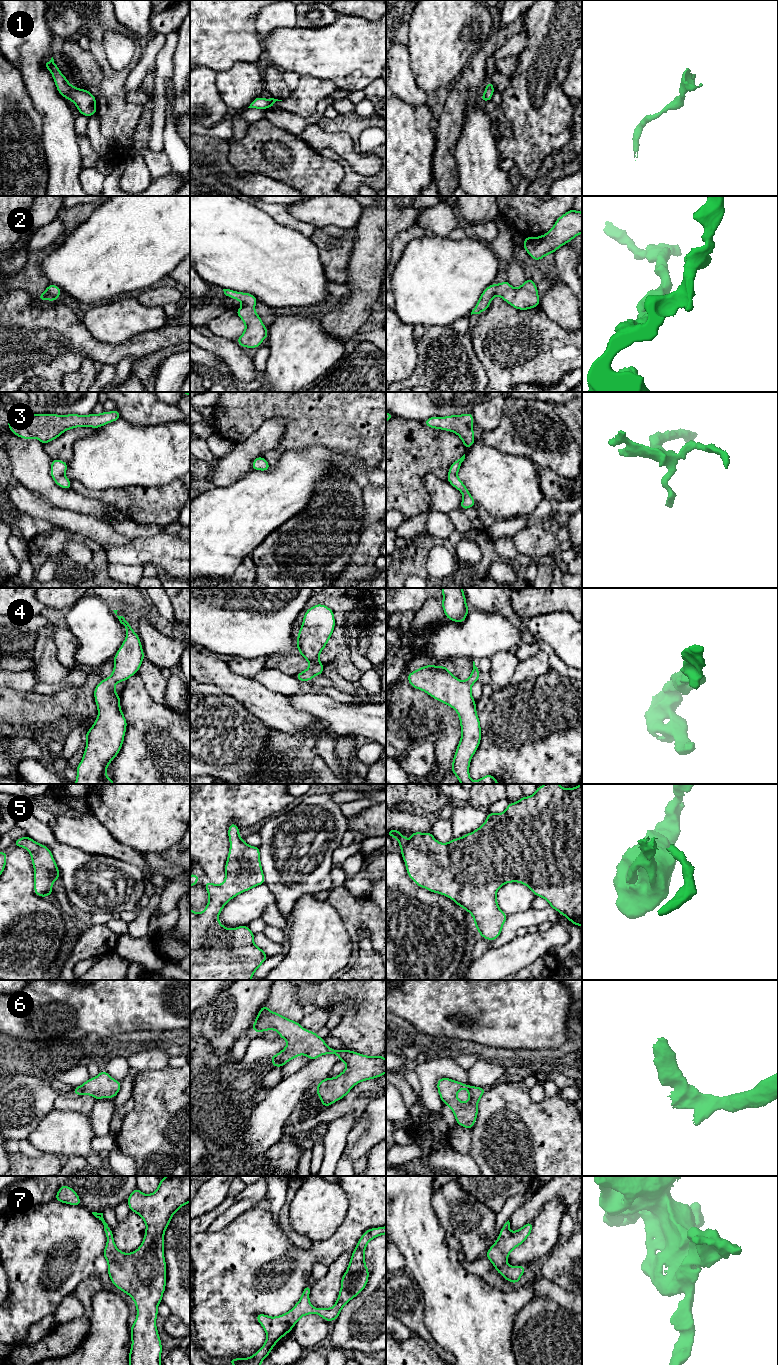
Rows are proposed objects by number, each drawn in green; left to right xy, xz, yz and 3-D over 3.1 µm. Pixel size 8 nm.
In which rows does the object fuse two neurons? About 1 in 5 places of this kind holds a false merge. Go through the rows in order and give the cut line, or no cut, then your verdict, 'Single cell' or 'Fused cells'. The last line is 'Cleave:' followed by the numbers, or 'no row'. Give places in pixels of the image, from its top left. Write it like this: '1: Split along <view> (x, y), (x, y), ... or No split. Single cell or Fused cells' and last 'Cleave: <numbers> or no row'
1: No split. Single cell
2: No split. Single cell
3: No split. Single cell
4: No split. Single cell
5: No split. Single cell
6: No split. Single cell
7: No split. Single cell
Cleave: no row

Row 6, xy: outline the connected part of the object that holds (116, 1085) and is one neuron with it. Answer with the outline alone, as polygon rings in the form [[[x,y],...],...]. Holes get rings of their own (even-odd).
[[[100,1071],[96,1077],[89,1078],[82,1085],[75,1087],[73,1095],[91,1095],[96,1100],[114,1098],[120,1091],[121,1083],[114,1080],[106,1071]]]

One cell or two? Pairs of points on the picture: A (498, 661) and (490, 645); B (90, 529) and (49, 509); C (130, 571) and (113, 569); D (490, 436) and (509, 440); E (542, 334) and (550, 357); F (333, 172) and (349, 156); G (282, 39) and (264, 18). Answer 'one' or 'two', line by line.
A: two
B: one
C: one
D: one
E: one
F: two
G: two

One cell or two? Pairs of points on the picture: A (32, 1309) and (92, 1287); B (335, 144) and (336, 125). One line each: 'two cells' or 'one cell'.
A: two cells
B: two cells

